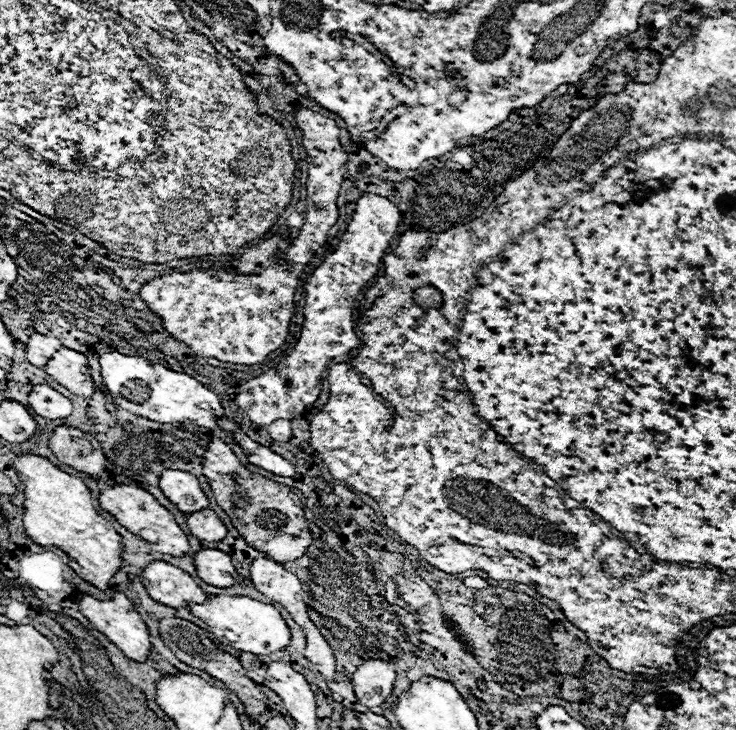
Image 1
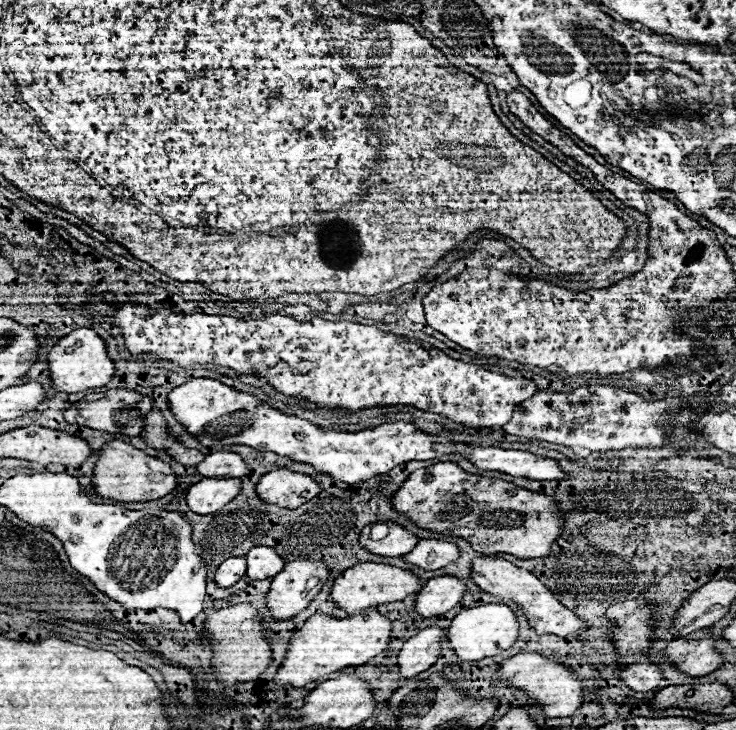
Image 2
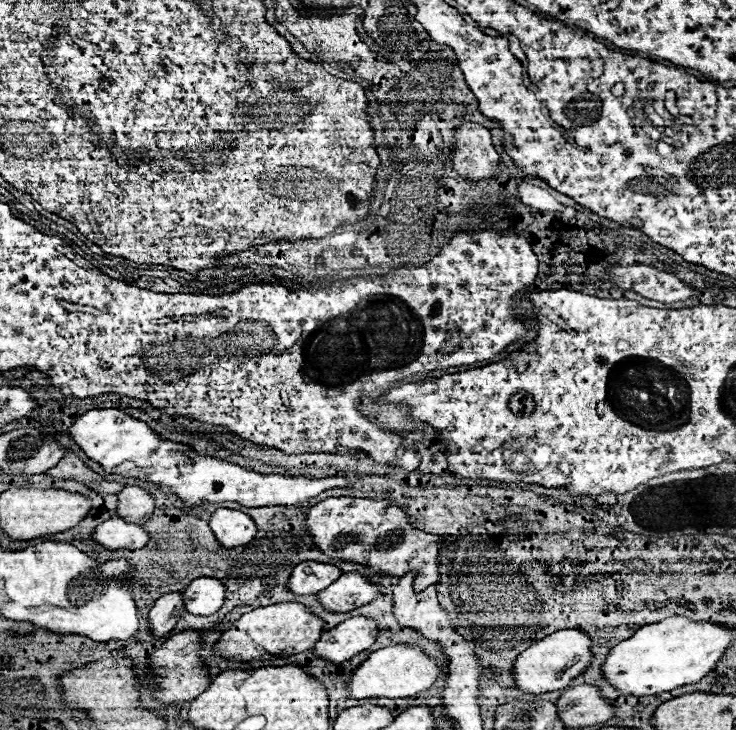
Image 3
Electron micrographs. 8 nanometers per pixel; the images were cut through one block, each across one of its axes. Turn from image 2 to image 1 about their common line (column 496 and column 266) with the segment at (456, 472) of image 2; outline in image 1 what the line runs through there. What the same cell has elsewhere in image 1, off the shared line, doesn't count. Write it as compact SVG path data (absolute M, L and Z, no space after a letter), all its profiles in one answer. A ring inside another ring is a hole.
M214 438L204 452L202 474L208 478L210 490L216 496L220 508L230 516L240 536L256 550L268 554L276 562L292 562L300 558L312 544L312 536L306 520L302 518L304 496L290 486L282 486L258 474L246 470L228 444Z

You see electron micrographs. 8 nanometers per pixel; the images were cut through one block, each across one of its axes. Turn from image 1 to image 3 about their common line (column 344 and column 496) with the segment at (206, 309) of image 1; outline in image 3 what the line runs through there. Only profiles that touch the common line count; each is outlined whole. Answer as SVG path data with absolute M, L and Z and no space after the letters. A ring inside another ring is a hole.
M466 122L464 126L454 130L454 140L456 150L452 162L458 174L472 180L482 180L490 178L496 172L498 152L492 146L488 128L482 128L474 122Z

